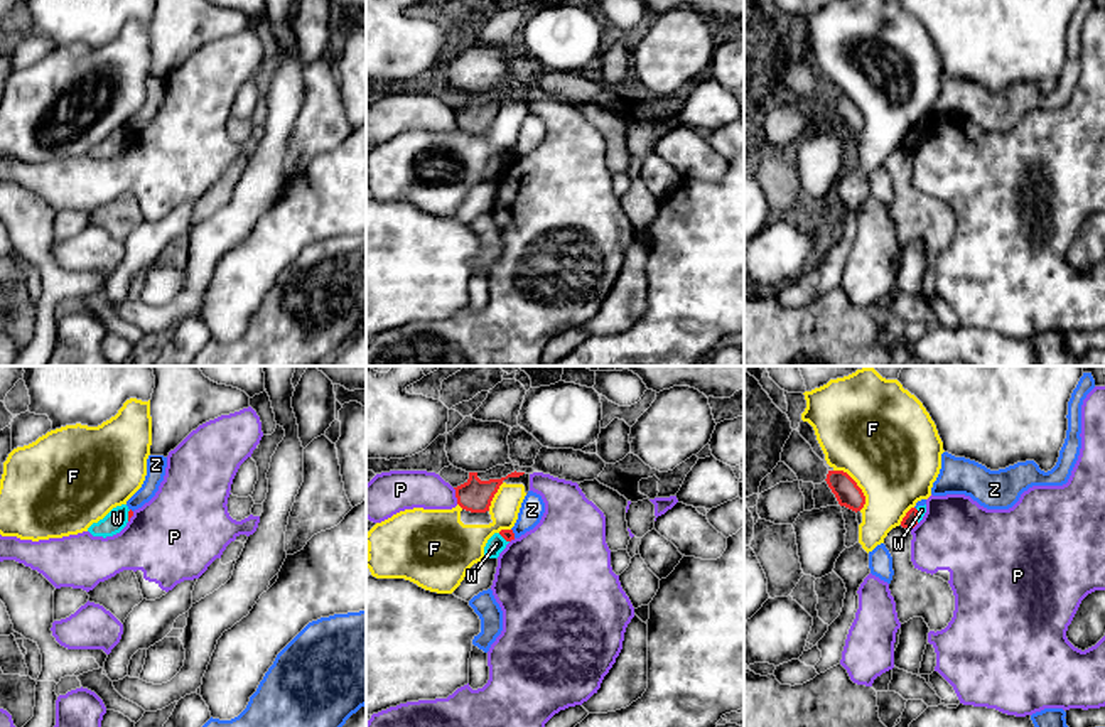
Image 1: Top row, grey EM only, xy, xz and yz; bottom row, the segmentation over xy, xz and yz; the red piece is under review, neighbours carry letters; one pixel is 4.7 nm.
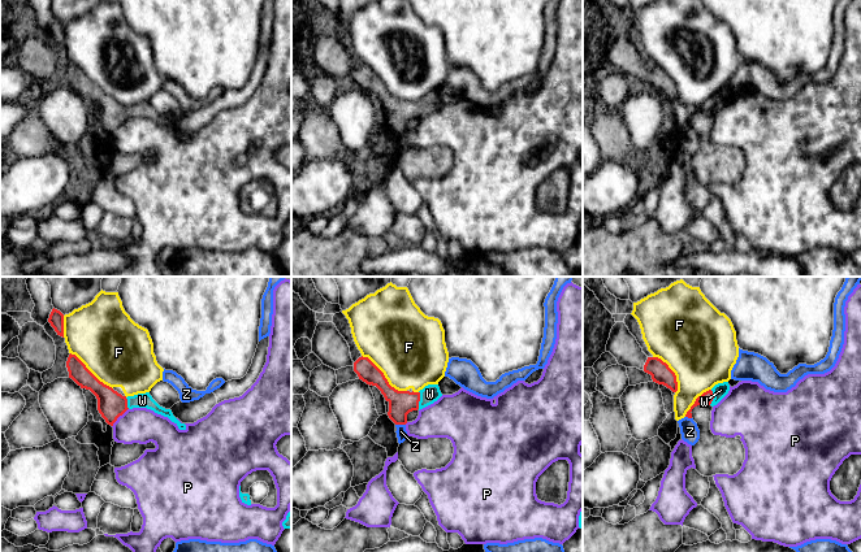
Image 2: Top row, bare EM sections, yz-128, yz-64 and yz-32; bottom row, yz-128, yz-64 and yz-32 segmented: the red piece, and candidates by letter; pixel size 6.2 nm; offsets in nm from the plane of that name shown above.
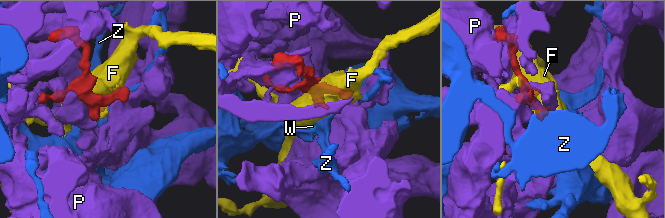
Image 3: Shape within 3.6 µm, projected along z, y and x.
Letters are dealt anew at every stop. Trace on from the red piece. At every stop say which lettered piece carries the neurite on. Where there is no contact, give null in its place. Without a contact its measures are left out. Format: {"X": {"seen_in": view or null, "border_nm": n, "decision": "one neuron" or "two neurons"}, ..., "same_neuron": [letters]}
{"F": {"seen_in": "yz", "border_nm": 240, "decision": "two neurons"}, "P": {"seen_in": "xz", "border_nm": 80, "decision": "two neurons"}, "W": {"seen_in": "yz", "border_nm": 70, "decision": "one neuron"}, "Z": {"seen_in": "xz", "border_nm": 50, "decision": "two neurons"}, "same_neuron": ["W"]}

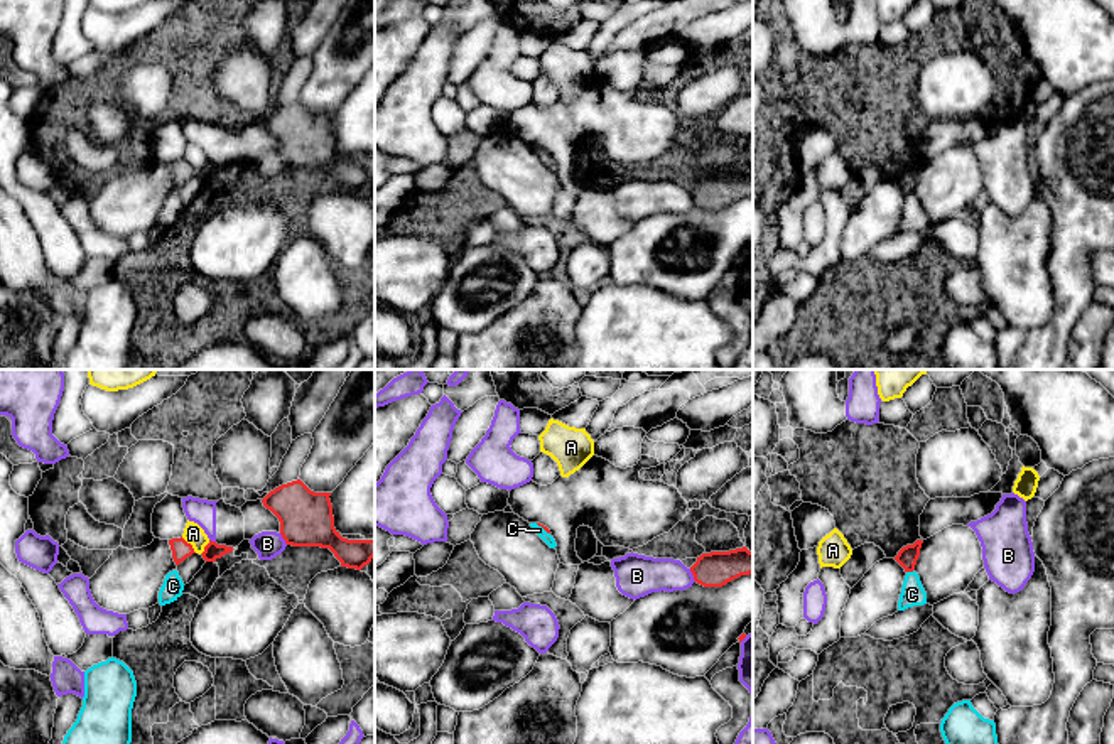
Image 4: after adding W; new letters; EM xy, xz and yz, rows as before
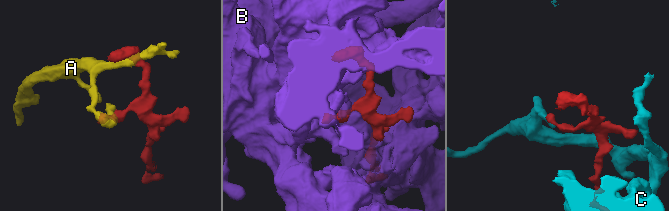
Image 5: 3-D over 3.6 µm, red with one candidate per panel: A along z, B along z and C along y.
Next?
{"A": {"seen_in": "xy", "border_nm": 110, "decision": "two neurons"}, "B": {"seen_in": "xz", "border_nm": 70, "decision": "two neurons"}, "C": {"seen_in": "yz", "border_nm": 40, "decision": "two neurons"}, "same_neuron": []}

